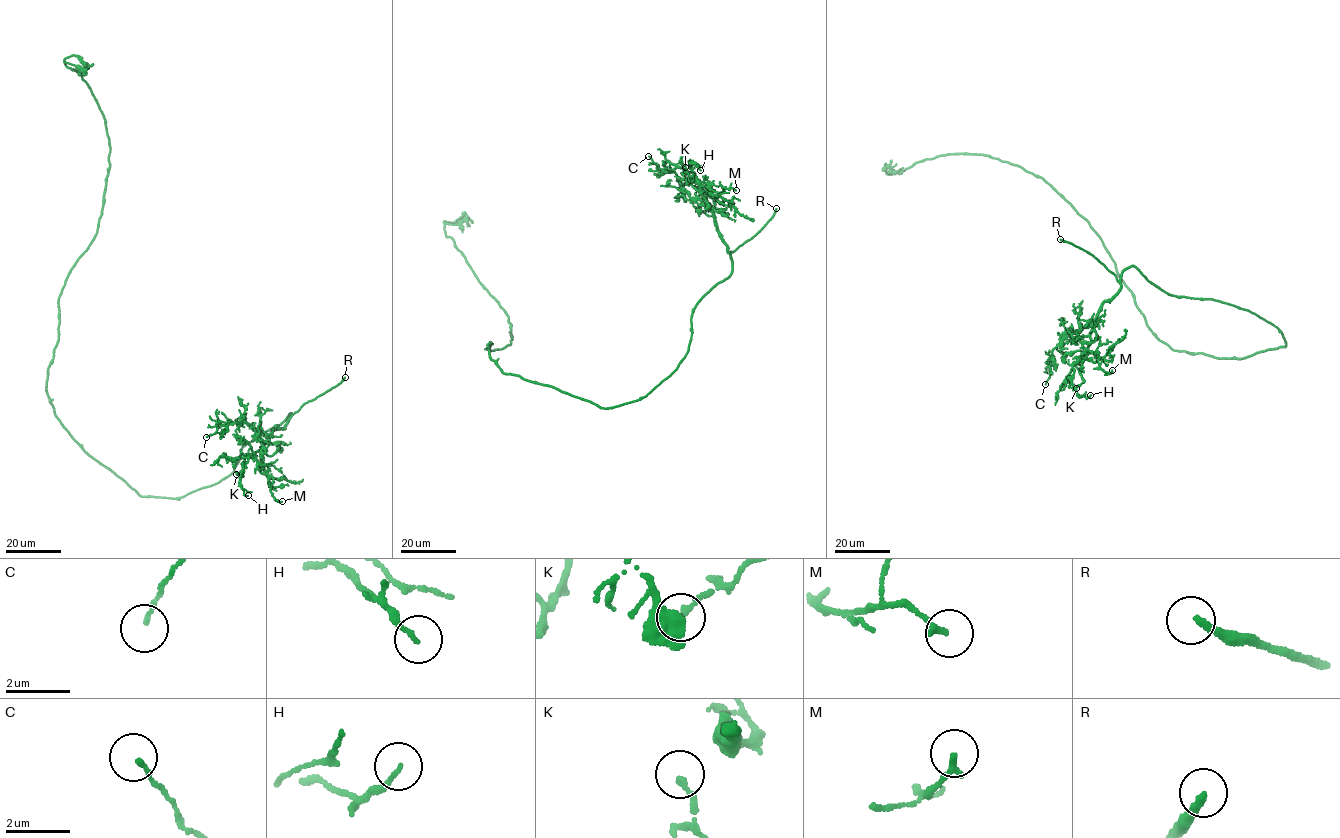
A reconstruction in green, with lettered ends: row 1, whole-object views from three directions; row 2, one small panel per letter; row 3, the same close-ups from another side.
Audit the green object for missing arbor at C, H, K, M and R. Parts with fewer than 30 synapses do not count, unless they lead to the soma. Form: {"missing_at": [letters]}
{"missing_at": ["R"]}

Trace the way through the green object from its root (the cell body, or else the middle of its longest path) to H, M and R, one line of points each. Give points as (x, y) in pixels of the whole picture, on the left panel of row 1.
H: (74, 440), (141, 496), (177, 498), (229, 475), (244, 444), (291, 413), (243, 464), (248, 495)
M: (74, 440), (141, 496), (177, 498), (229, 475), (244, 444), (290, 412), (260, 442), (270, 492), (282, 501)
R: (74, 440), (141, 496), (177, 498), (229, 475), (244, 444), (290, 412), (289, 419), (345, 377)

